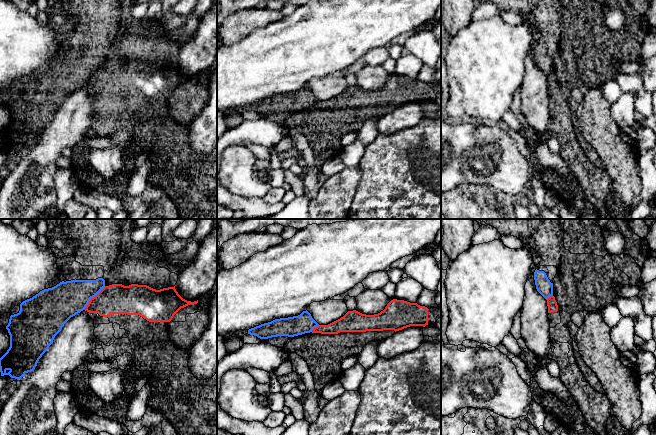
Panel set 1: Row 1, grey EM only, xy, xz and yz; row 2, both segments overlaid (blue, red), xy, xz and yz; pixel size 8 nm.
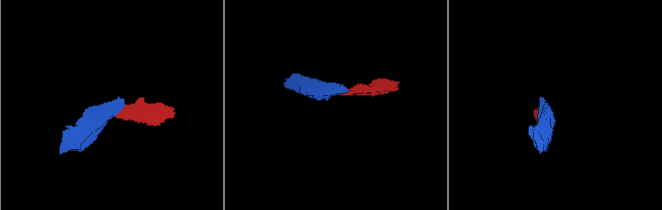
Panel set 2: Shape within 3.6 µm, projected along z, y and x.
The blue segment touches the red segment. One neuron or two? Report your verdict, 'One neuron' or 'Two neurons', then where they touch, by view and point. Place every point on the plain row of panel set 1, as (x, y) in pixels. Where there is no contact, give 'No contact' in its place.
Two neurons. Touches blue at xy (92, 73)

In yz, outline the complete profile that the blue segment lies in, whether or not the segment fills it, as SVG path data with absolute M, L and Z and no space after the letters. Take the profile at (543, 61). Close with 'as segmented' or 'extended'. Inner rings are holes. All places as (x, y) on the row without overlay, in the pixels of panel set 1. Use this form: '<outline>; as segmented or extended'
M538 42L534 48L536 65L546 76L553 71L553 56L556 50L556 42Z; extended

